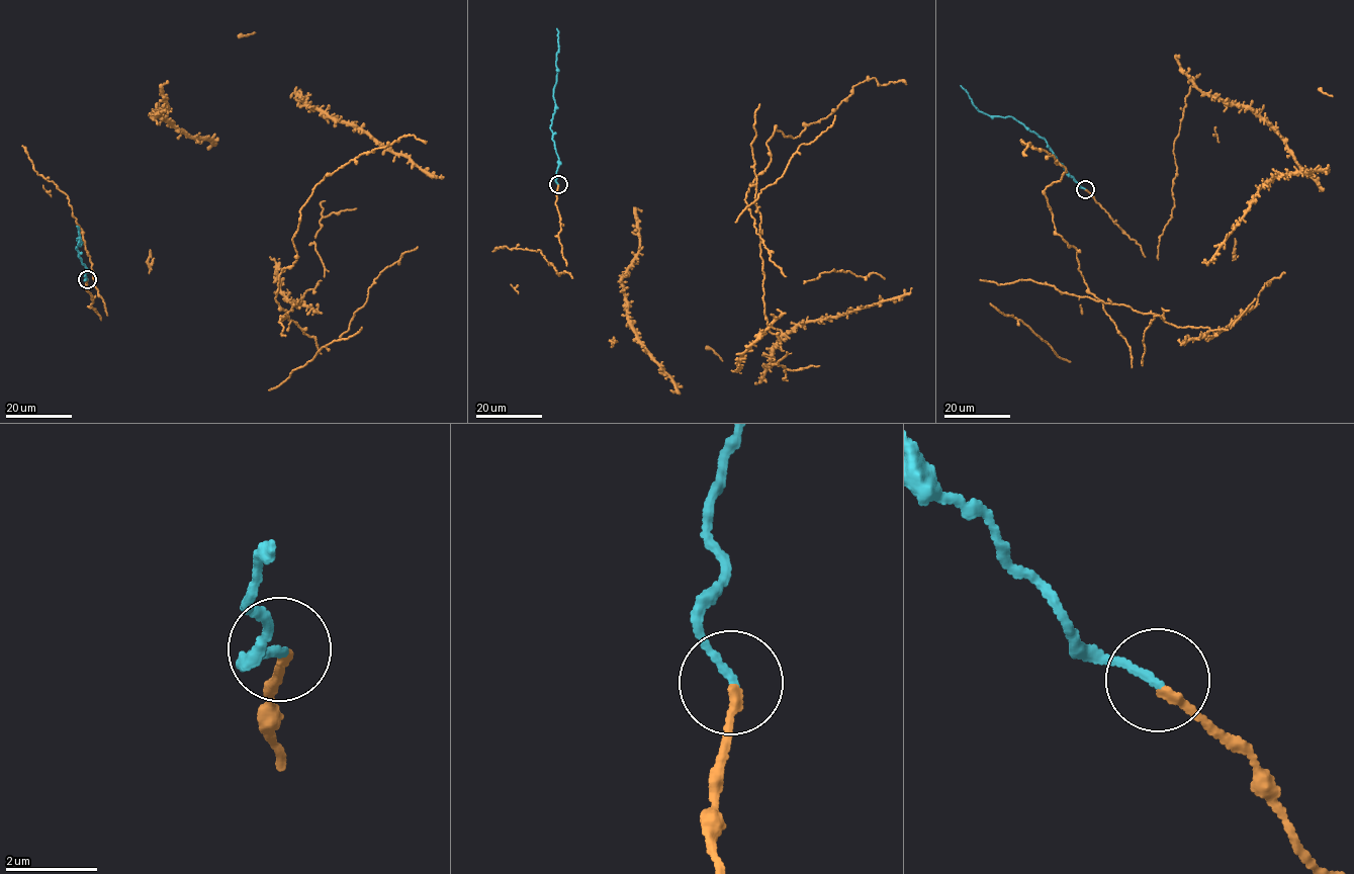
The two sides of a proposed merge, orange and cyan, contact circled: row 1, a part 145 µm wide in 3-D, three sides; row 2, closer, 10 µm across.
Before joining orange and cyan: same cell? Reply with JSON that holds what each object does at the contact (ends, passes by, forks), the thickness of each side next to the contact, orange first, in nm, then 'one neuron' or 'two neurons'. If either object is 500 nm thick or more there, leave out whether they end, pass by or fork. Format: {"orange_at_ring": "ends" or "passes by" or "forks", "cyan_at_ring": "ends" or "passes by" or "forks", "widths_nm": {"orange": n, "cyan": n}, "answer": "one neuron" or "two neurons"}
{"orange_at_ring": "ends", "cyan_at_ring": "ends", "widths_nm": {"orange": 190, "cyan": 170}, "answer": "one neuron"}

